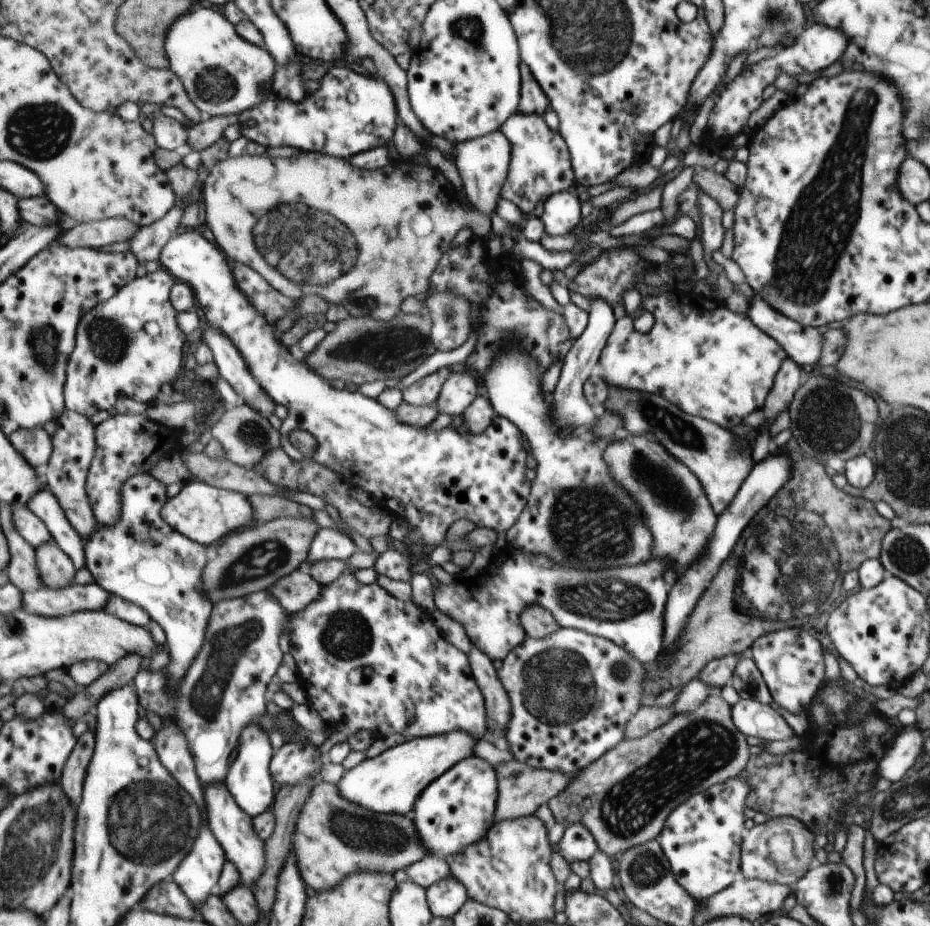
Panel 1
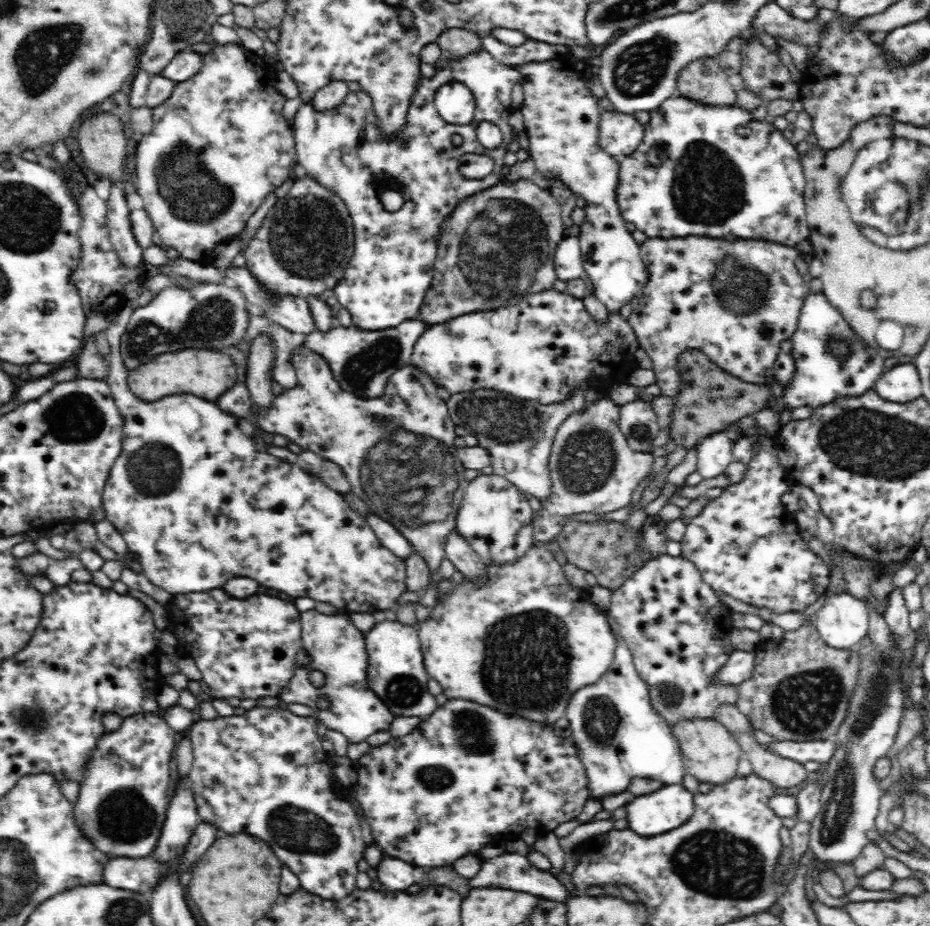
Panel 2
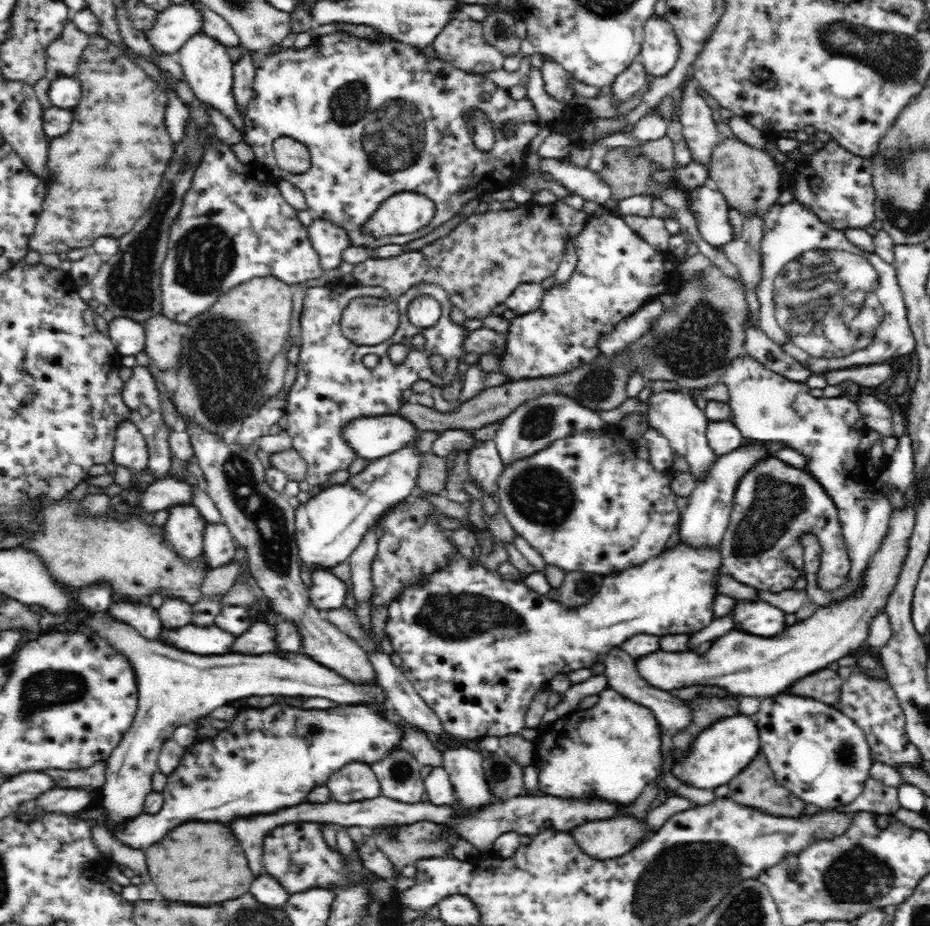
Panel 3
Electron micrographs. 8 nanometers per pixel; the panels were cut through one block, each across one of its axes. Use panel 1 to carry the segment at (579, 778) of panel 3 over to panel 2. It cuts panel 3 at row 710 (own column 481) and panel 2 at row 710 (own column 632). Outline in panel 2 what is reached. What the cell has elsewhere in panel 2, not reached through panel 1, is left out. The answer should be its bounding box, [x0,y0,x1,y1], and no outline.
[566,614,686,799]

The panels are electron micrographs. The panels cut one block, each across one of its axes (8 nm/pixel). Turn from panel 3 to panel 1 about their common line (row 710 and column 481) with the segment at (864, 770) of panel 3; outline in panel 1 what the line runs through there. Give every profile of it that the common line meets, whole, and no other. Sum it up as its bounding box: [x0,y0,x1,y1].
[408,756,499,859]

